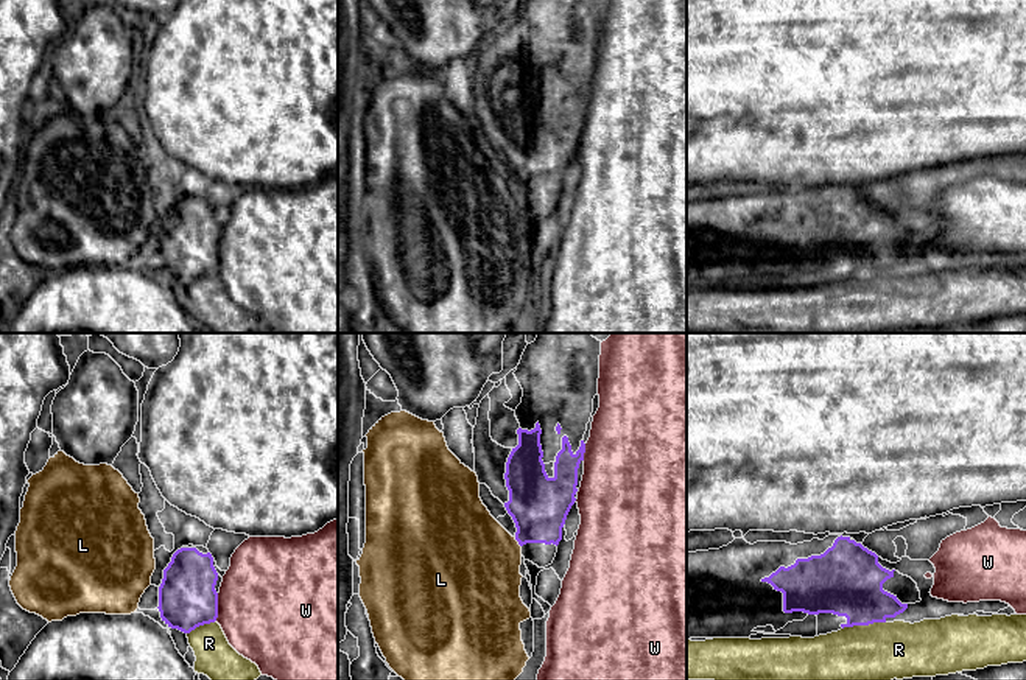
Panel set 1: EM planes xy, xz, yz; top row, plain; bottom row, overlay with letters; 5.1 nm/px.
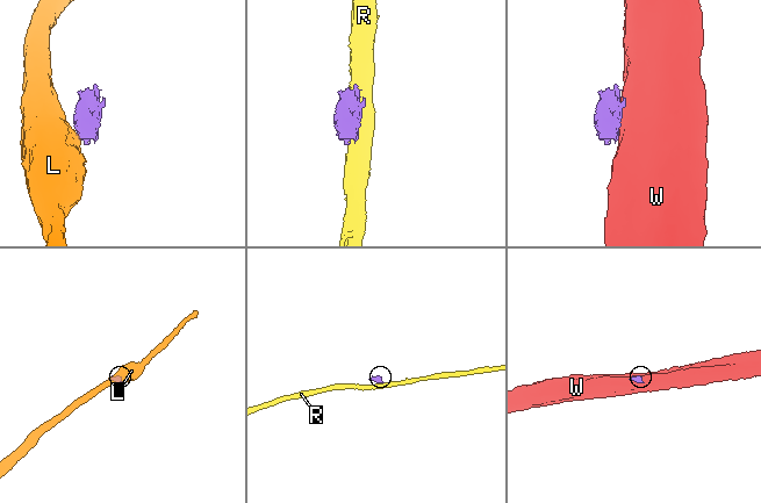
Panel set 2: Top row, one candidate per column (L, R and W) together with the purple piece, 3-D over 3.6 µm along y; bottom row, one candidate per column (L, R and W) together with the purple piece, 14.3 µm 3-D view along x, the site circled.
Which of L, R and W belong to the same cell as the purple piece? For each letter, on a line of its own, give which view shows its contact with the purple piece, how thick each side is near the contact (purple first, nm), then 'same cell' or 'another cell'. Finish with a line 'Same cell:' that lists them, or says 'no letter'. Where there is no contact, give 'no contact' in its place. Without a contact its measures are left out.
L: contact in xz; calibres 300 and 460 nm; another cell
R: contact in yz; calibres 360 and 420 nm; another cell
W: contact in xy; calibres 300 and 500 nm; another cell
Same cell: no letter

